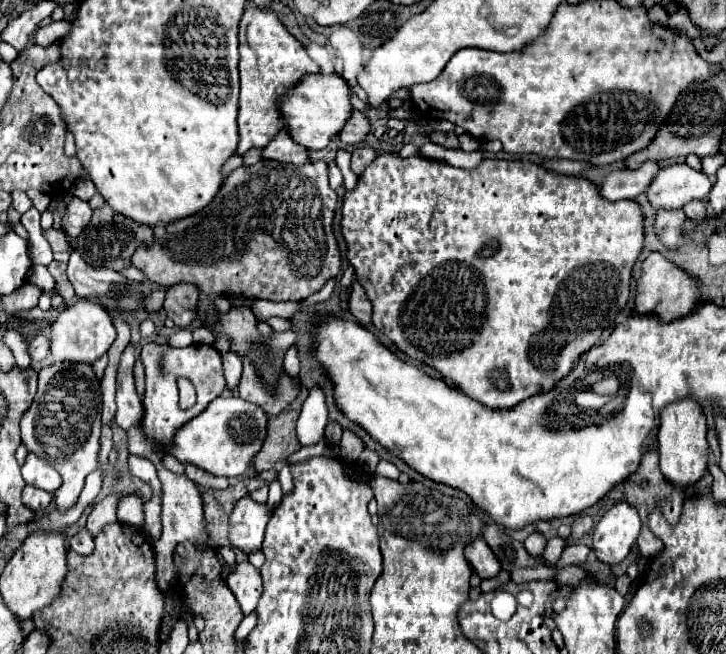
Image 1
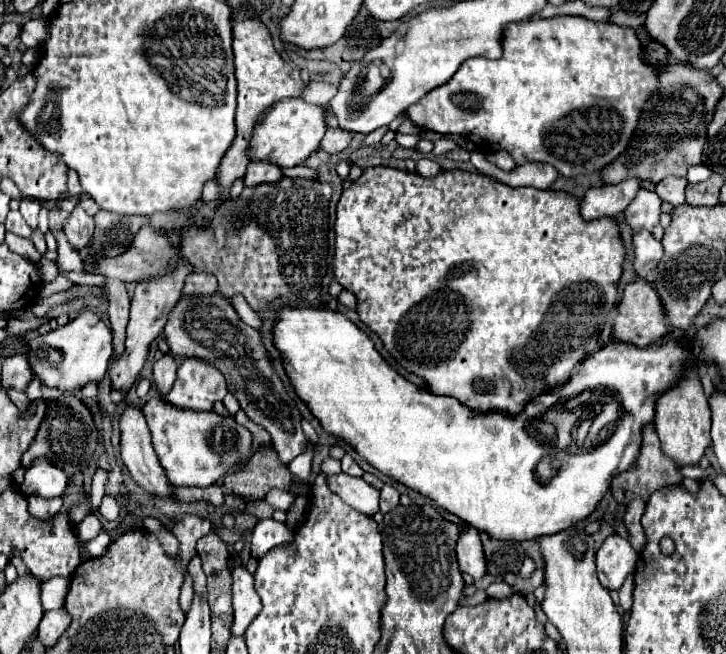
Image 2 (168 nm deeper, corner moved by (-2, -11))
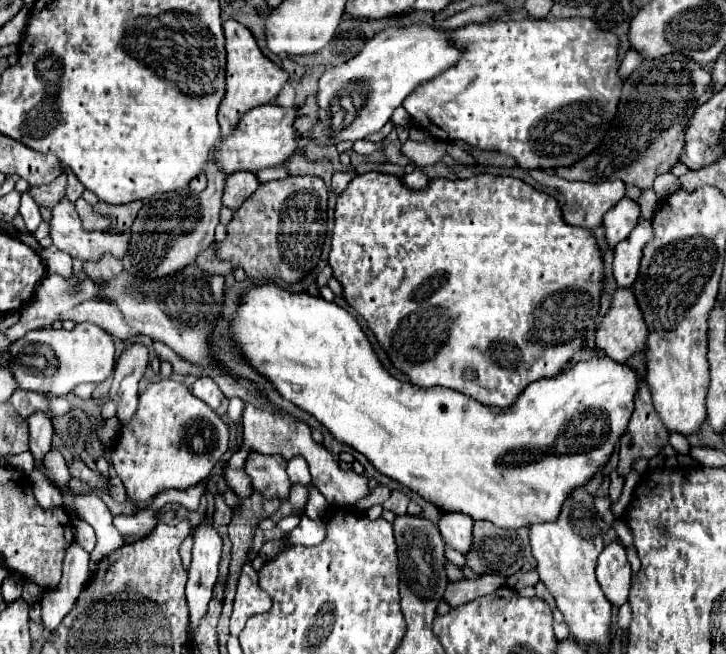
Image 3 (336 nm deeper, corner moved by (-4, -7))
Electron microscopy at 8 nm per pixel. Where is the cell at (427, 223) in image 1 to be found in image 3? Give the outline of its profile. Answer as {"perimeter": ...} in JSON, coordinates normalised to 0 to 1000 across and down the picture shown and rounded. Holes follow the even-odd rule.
{"perimeter":[[[525,263],[489,269],[481,278],[478,291],[464,303],[453,407],[459,410],[459,422],[472,440],[472,456],[478,459],[478,465],[483,465],[483,471],[489,471],[506,489],[541,560],[552,566],[566,581],[566,587],[577,593],[613,590],[682,624],[698,624],[701,618],[707,618],[707,612],[712,612],[726,587],[742,578],[767,575],[781,560],[787,544],[806,529],[809,508],[820,502],[825,453],[831,443],[831,398],[817,358],[806,355],[806,349],[787,349],[784,343],[778,343],[773,336],[770,312],[756,297],[742,294],[712,272],[676,266],[657,266],[640,275],[602,272],[577,294],[555,284],[547,269]]]}

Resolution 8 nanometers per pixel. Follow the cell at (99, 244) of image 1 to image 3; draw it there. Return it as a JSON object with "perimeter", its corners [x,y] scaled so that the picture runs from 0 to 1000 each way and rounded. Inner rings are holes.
{"perimeter":[[[136,309],[131,315],[131,321],[139,324],[142,330],[150,330],[156,336],[156,346],[158,346],[161,355],[172,355],[183,343],[183,336],[186,336],[186,330],[191,324],[191,318],[186,312],[153,315],[153,312],[145,312],[145,309]]]}

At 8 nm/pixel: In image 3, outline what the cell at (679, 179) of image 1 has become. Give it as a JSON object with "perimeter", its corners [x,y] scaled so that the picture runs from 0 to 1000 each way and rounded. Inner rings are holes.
{"perimeter":[[[858,303],[855,309],[850,309],[831,333],[836,373],[842,379],[850,376],[855,367],[861,367],[866,361],[866,355],[875,349],[877,339],[880,339],[877,309],[866,306],[866,303]]]}

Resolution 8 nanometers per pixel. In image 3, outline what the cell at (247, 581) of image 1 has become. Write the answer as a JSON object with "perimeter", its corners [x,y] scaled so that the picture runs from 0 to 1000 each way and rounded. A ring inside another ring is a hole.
{"perimeter":[[[340,859],[332,872],[329,893],[326,893],[326,911],[321,924],[318,939],[318,969],[329,972],[337,960],[337,951],[360,936],[373,933],[373,911],[357,896],[357,878],[354,872]]]}

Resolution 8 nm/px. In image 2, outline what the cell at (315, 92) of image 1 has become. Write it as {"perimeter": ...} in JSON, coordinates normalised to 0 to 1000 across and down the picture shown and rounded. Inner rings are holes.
{"perimeter":[[[390,150],[387,156],[376,159],[351,193],[346,211],[346,245],[365,242],[390,257],[420,248],[431,232],[439,229],[439,217],[448,208],[450,199],[448,174],[450,174],[448,162],[423,159],[417,150]]]}

